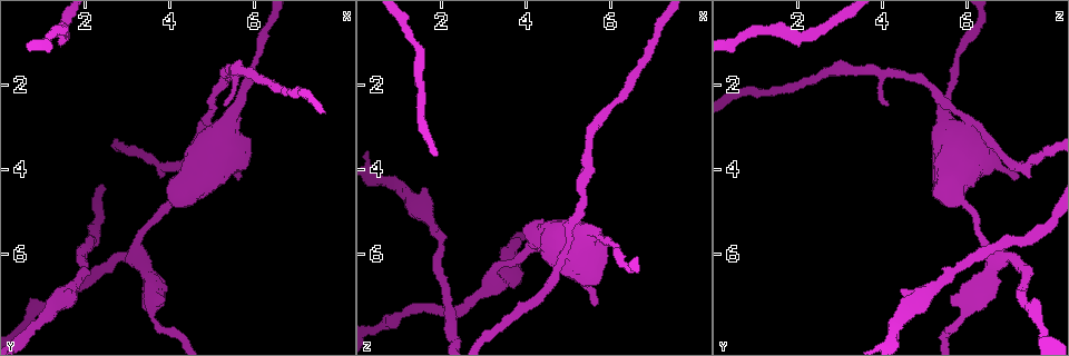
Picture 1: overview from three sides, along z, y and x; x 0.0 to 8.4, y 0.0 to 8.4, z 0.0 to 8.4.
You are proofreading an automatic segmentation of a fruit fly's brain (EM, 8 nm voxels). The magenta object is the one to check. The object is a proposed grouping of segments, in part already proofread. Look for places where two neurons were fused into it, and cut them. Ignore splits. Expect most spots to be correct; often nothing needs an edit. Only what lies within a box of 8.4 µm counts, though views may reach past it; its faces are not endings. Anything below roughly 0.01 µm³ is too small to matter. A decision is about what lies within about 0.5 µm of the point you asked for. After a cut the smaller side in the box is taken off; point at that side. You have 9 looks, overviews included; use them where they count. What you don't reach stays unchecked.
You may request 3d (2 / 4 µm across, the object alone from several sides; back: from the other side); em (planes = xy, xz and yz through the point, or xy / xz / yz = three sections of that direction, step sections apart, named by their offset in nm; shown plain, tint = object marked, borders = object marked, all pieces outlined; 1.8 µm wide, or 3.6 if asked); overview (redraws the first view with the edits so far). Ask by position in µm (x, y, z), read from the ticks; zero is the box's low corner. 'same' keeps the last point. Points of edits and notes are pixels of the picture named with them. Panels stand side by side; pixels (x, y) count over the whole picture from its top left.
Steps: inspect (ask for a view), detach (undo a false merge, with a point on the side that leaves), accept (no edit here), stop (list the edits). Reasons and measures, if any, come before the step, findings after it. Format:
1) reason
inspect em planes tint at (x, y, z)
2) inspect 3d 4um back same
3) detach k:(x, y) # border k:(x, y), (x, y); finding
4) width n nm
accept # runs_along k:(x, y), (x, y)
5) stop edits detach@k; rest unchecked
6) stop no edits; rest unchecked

calibre changes
inspect 3d 4um at (3.55, 7.25, 5.95)

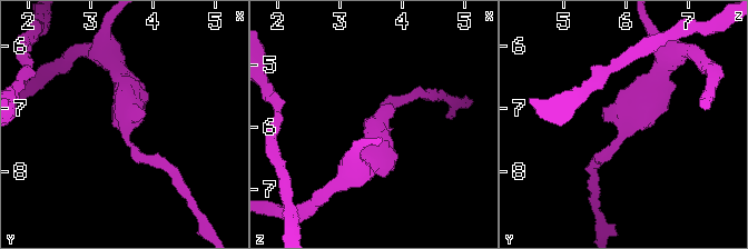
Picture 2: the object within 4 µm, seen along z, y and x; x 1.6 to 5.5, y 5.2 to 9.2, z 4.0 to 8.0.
arm_widths 190, 400 nm
inspect em yz step 16 tint at (3.55, 7.20, 5.95)

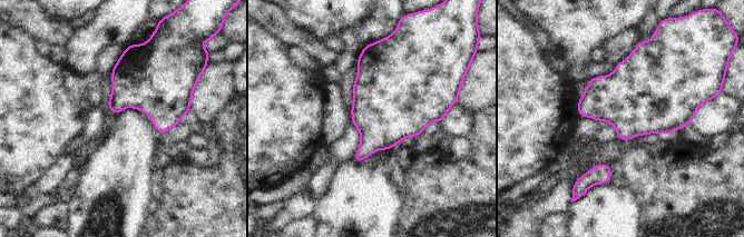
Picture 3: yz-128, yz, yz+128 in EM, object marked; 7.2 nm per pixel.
cut it another way
inspect em planes tint same

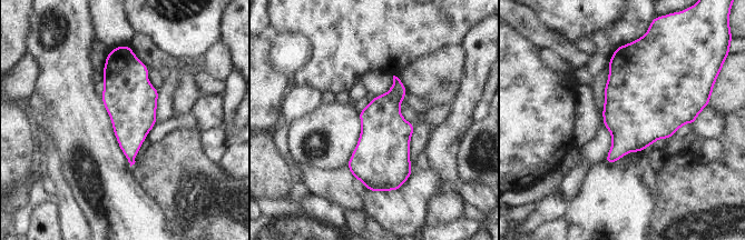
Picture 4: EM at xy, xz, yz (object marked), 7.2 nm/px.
accept # all the same neuron

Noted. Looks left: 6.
sudden change in width
inspect em xz step 16 tint at (1.85, 6.60, 5.40)

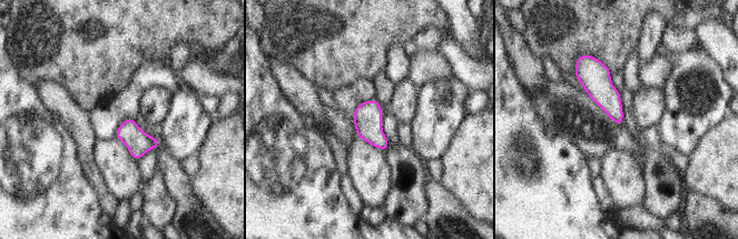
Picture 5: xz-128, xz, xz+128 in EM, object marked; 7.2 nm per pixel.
another direction
inspect em planes tint same

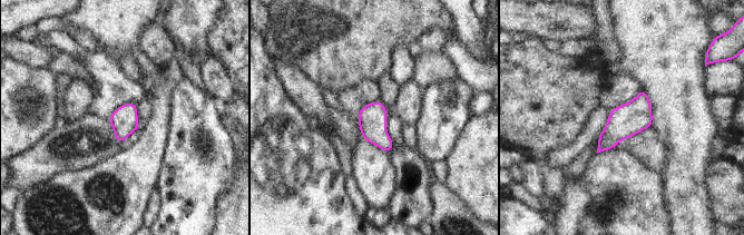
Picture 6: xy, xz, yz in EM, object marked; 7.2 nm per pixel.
width 190 nm
accept # all the same neuron

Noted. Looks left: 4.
a narrow waist
inspect 3d 2um at (1.65, 6.90, 7.25)

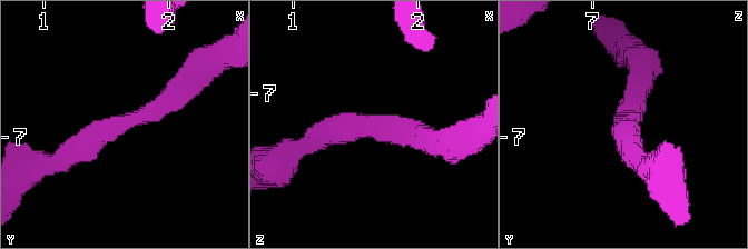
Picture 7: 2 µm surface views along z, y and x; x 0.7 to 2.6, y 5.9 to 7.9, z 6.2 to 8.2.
inspect em planes borders at (1.60, 6.90, 7.28)

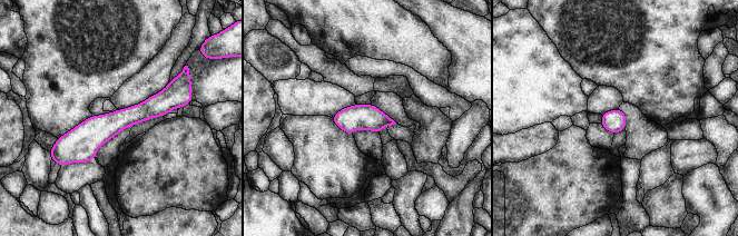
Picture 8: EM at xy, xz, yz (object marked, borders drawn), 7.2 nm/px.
width 160 nm
accept # all the same neuron

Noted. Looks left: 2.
a narrow waist
inspect em 3.6um planes tint at (5.05, 3.15, 6.00)

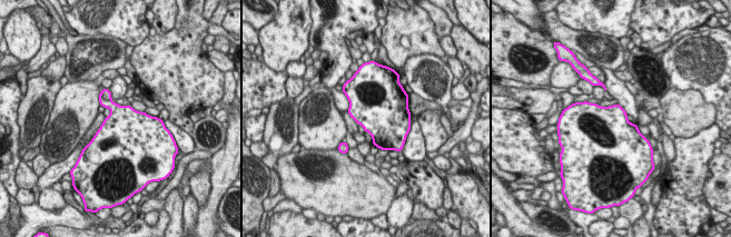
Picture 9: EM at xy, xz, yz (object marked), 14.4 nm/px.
width 550 nm
detach 9:(106, 94) # border 9:(100, 91), (101, 96), (110, 101); two neurons meet here

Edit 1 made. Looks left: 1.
stop edits detach@9; rest unchecked

